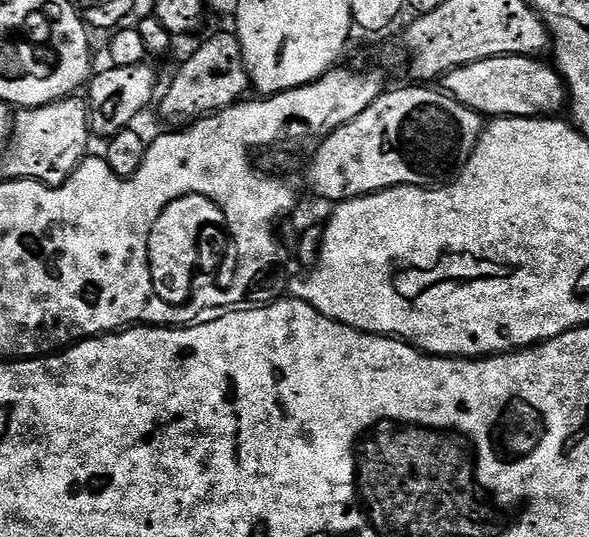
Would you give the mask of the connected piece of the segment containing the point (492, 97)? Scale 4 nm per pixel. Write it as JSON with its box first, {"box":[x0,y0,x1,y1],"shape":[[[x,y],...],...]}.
{"box":[442,56,566,118],"shape":[[[495,56],[479,60],[466,66],[458,66],[445,73],[442,77],[443,91],[453,96],[462,106],[480,113],[485,118],[499,118],[502,116],[542,116],[555,117],[563,113],[566,108],[566,85],[555,67],[543,64],[543,59],[531,56]]]}

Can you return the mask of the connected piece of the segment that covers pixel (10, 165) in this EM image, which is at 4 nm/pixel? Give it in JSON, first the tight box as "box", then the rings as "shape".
{"box":[4,94,93,188],"shape":[[[73,94],[37,108],[22,108],[15,113],[14,131],[4,152],[4,176],[38,180],[56,188],[71,178],[72,172],[89,155],[88,139],[93,139],[88,101]]]}

